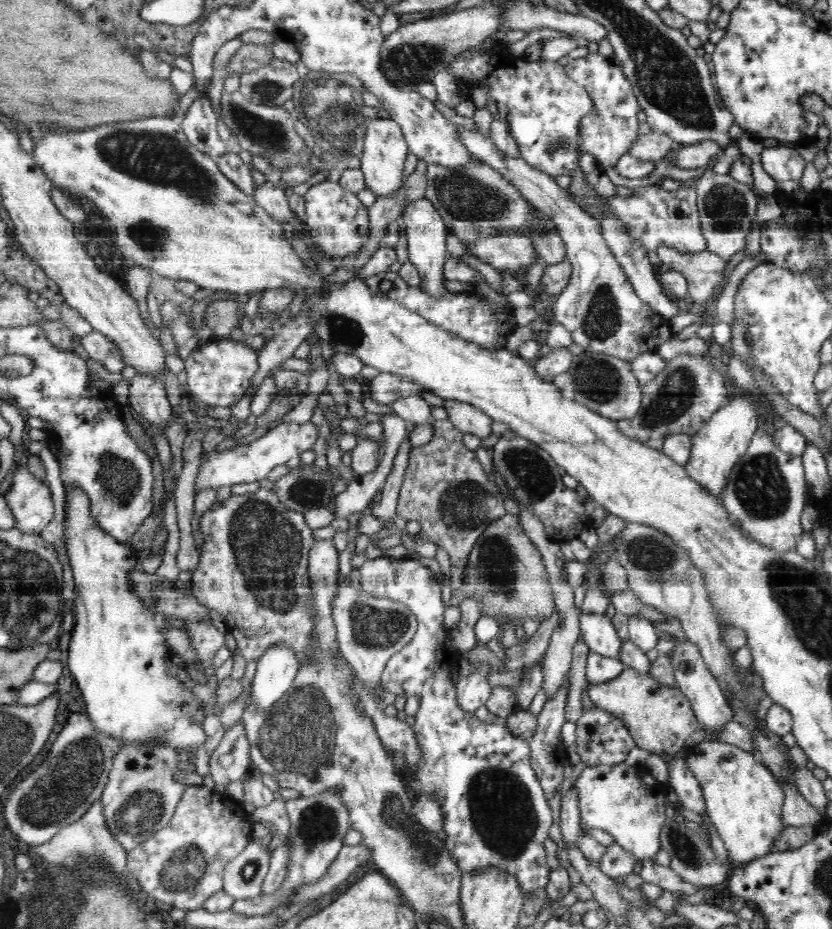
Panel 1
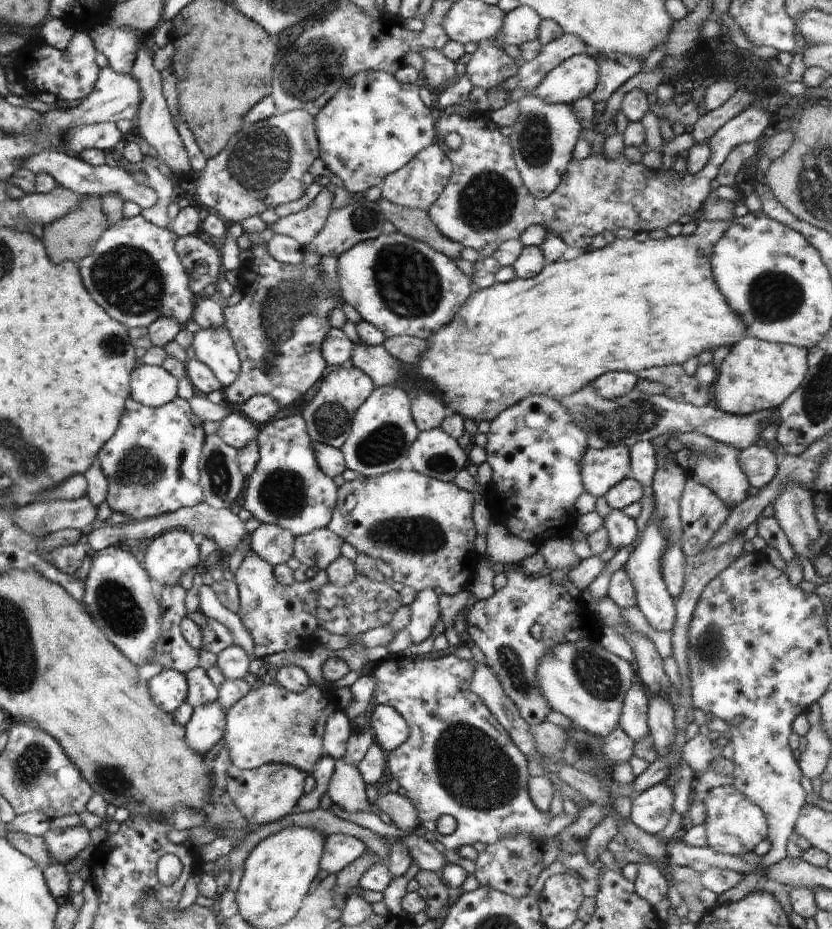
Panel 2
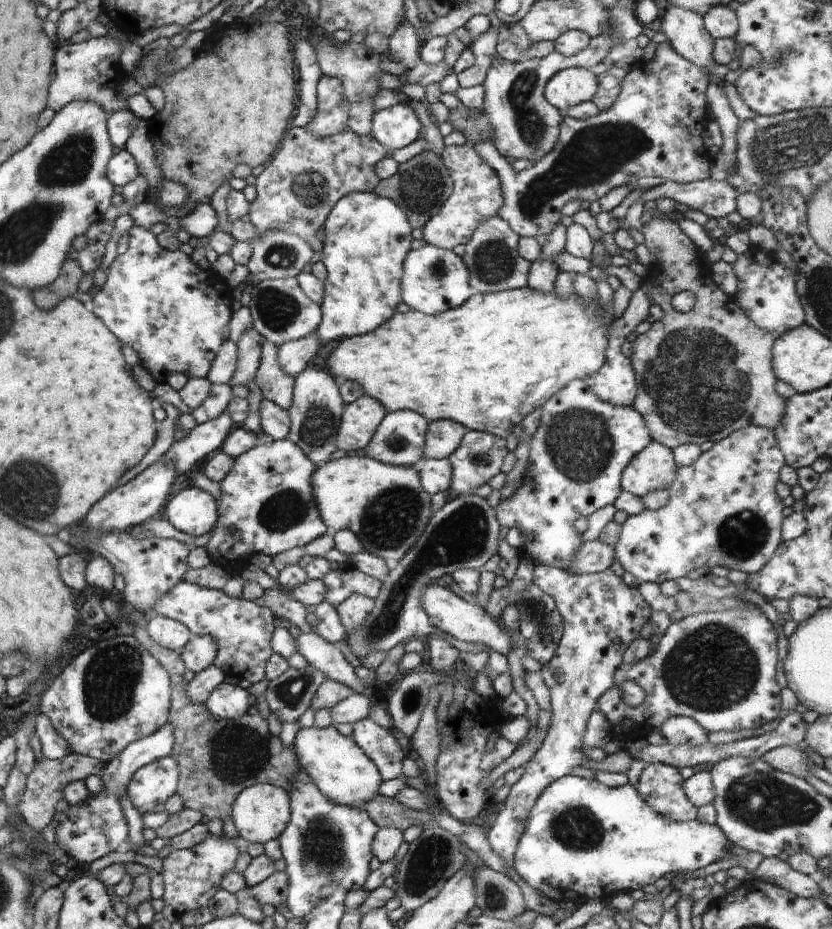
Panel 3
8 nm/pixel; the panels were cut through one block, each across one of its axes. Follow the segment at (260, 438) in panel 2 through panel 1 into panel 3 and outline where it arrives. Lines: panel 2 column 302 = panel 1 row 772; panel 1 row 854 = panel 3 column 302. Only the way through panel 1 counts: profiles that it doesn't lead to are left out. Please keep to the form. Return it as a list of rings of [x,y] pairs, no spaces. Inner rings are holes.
[[[287,438],[279,441],[267,439],[237,456],[226,478],[219,482],[219,519],[201,541],[210,560],[224,567],[257,552],[273,557],[295,546],[304,546],[329,532],[321,519],[311,487],[316,467],[306,453]],[[229,526],[236,526],[241,541],[230,536]]]

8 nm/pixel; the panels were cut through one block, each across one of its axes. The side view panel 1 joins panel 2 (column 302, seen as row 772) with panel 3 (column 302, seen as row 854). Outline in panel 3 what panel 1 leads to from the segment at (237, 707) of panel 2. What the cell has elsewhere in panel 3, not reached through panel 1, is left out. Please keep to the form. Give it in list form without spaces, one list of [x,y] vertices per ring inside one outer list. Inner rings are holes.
[[[334,724],[323,729],[315,726],[301,728],[295,736],[292,749],[298,764],[306,769],[319,791],[333,802],[358,809],[379,794],[378,788],[383,778],[377,766],[364,754],[351,736],[345,737],[340,734]]]

